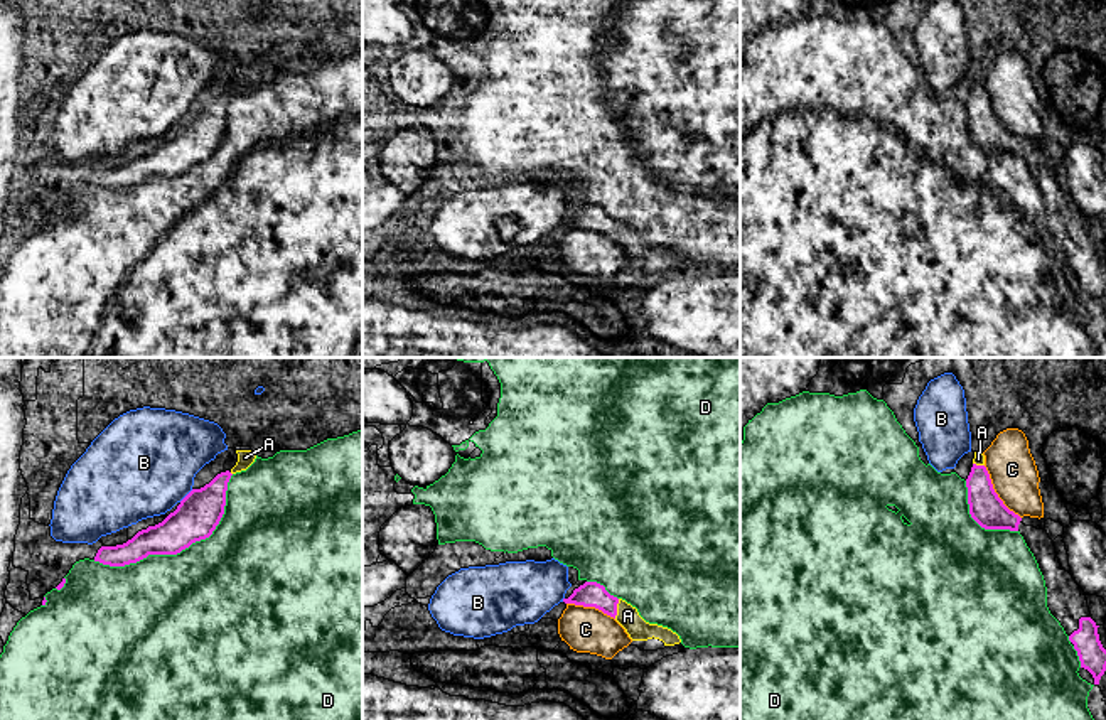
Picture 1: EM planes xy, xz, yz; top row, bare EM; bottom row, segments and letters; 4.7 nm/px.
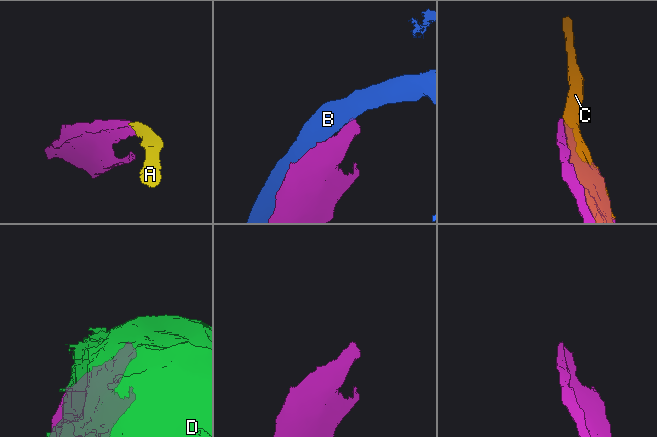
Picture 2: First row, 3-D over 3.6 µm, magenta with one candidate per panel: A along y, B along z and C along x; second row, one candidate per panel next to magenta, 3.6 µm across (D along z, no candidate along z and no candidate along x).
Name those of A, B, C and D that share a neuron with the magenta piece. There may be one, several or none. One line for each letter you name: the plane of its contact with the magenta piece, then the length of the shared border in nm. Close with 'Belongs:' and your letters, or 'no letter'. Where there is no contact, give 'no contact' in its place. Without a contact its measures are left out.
A: contact in xz; length 100 nm
Belongs: A

